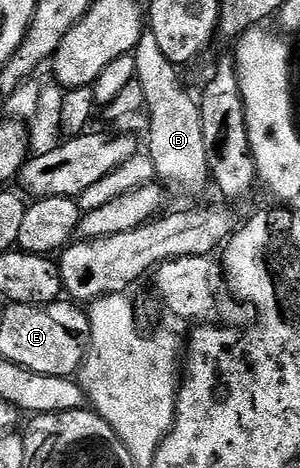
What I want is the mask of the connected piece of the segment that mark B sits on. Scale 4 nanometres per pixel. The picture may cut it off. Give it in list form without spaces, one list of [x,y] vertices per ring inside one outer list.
[[[151,29],[145,30],[138,41],[136,56],[136,80],[146,92],[146,115],[148,119],[148,147],[146,154],[154,161],[157,176],[169,188],[177,187],[188,195],[196,195],[204,186],[209,186],[210,172],[206,157],[206,137],[202,137],[202,117],[195,94],[184,88],[177,64],[171,63],[162,53]]]

